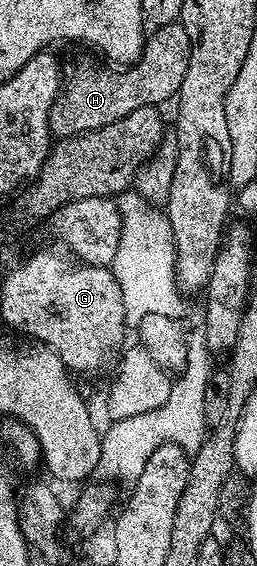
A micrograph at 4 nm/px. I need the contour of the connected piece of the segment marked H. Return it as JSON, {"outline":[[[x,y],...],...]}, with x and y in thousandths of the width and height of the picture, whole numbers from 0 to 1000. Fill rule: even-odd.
{"outline":[[[704,35],[673,37],[650,44],[611,46],[572,64],[568,78],[553,83],[553,102],[502,118],[479,120],[459,129],[424,129],[350,108],[304,108],[276,122],[249,129],[249,155],[210,177],[210,187],[195,198],[195,233],[230,244],[300,242],[307,235],[350,235],[385,228],[393,221],[416,221],[440,214],[482,210],[514,196],[545,189],[642,187],[642,178],[673,180],[693,168],[693,155],[716,147],[716,129],[732,125],[739,104],[739,71],[732,55],[708,46]]]}

